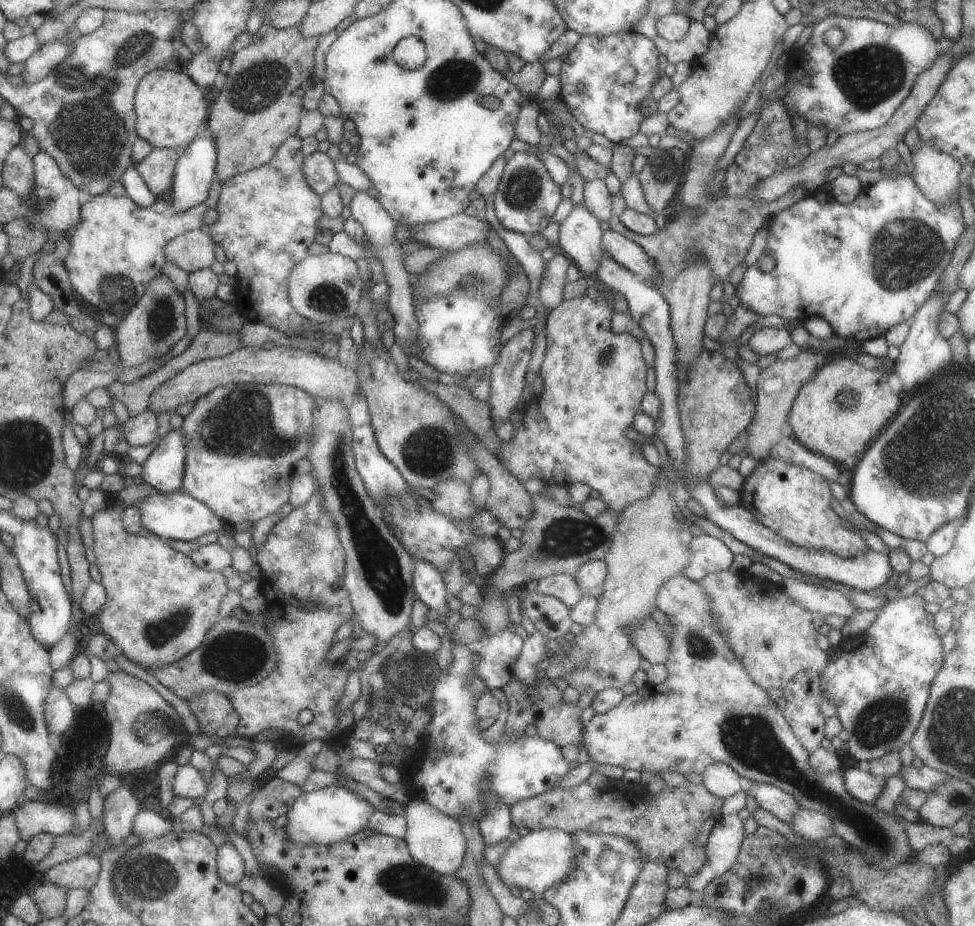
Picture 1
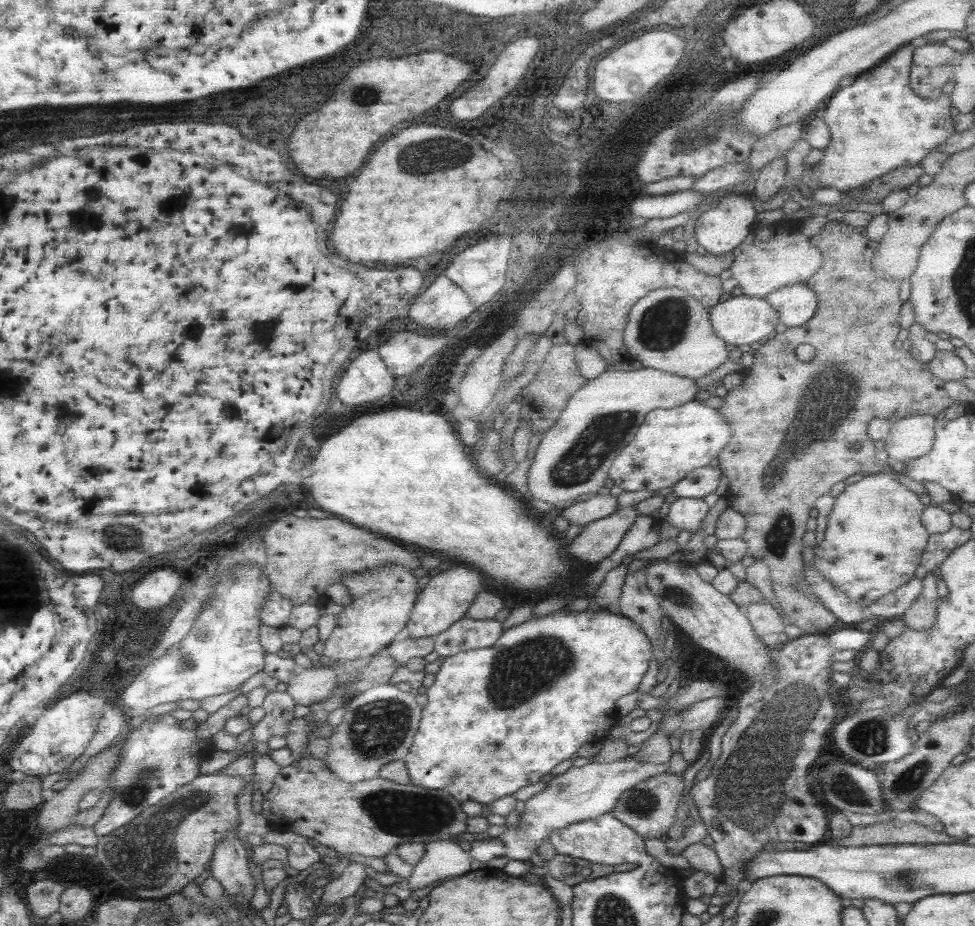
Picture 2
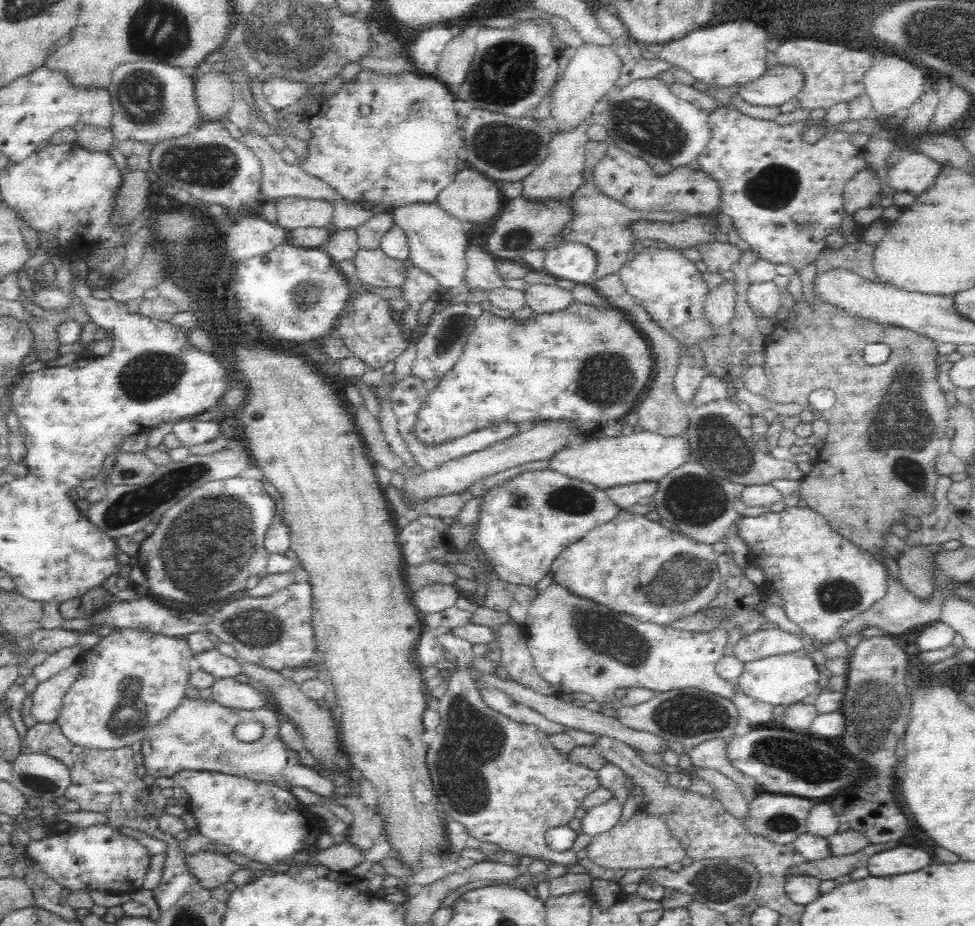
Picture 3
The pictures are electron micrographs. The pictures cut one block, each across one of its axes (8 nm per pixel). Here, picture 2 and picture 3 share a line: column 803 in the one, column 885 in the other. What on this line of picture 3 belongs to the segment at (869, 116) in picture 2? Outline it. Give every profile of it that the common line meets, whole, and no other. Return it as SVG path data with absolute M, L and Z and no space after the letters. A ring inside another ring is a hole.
M913 152L900 157L894 166L888 167L883 179L884 184L898 193L918 196L935 186L942 170L941 165L932 158Z

